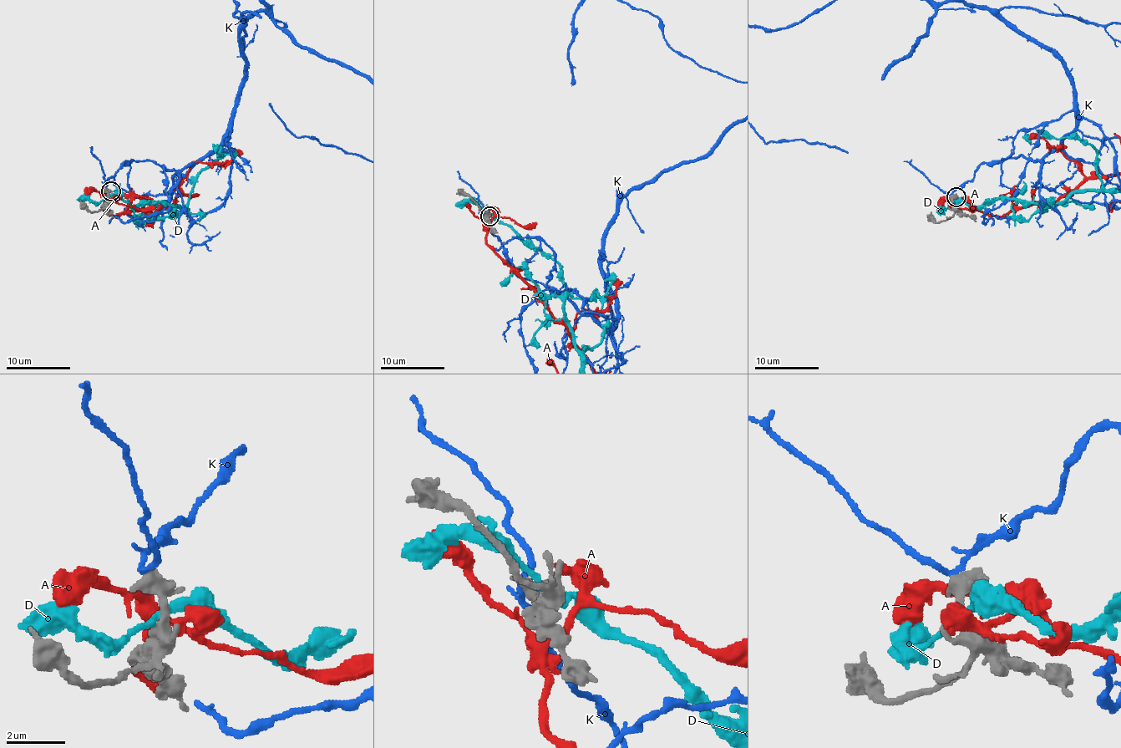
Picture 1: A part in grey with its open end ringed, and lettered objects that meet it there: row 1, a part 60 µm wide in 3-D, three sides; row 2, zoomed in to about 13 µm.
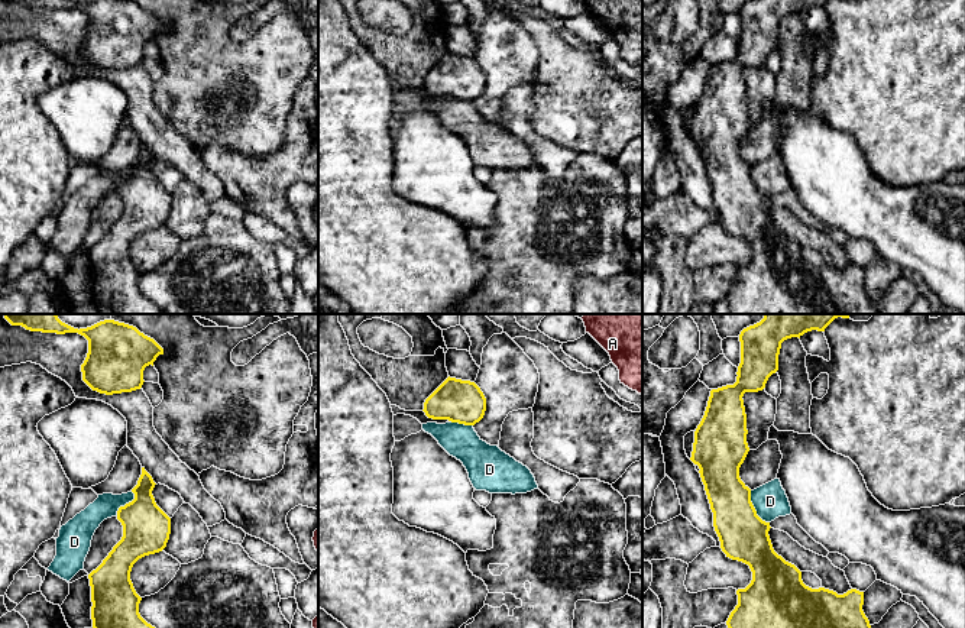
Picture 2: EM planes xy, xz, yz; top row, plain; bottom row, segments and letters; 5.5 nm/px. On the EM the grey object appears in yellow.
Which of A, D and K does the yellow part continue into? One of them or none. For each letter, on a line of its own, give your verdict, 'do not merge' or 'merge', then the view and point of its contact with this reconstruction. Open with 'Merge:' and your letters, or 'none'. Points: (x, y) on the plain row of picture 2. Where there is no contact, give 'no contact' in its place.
Merge: none
A: do not merge; no contact
D: do not merge; meets yellow in yz at (754, 184)
K: do not merge; no contact

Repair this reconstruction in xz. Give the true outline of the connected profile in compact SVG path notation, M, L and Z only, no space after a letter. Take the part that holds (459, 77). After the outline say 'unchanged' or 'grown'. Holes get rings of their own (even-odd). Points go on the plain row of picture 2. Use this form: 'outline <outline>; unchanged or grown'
outline M447 54L424 78L425 91L464 101L479 98L486 87L486 74L470 56Z; unchanged

